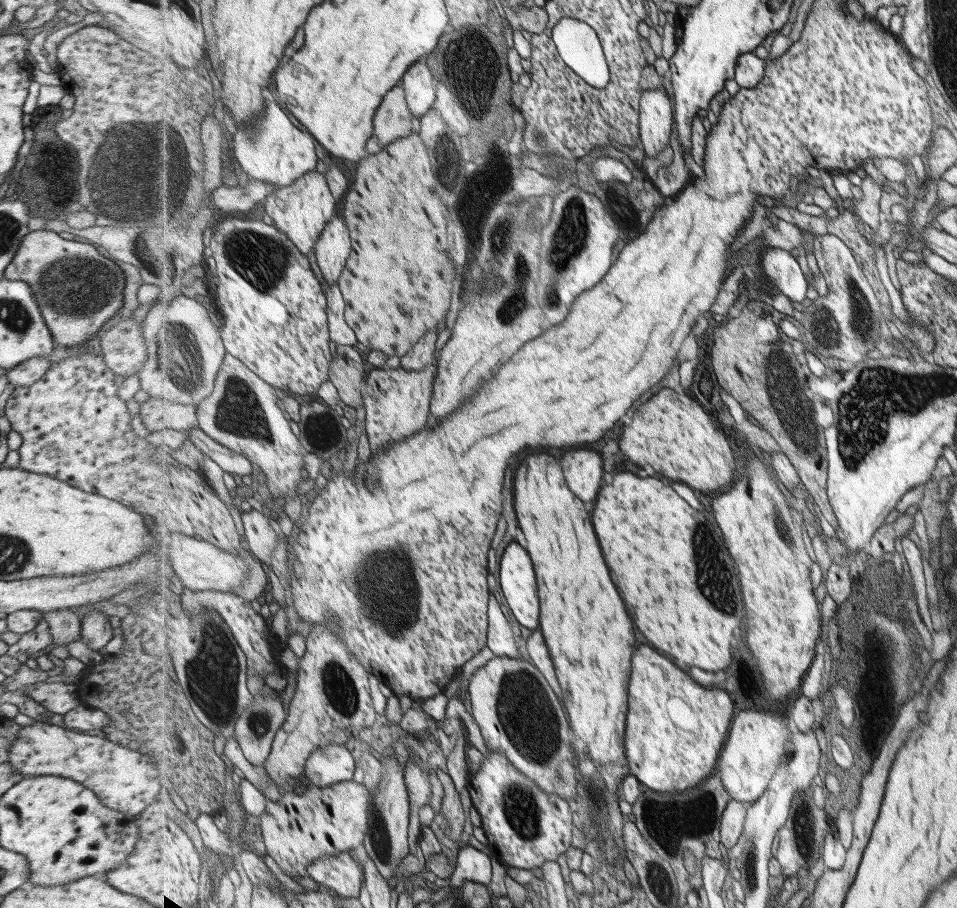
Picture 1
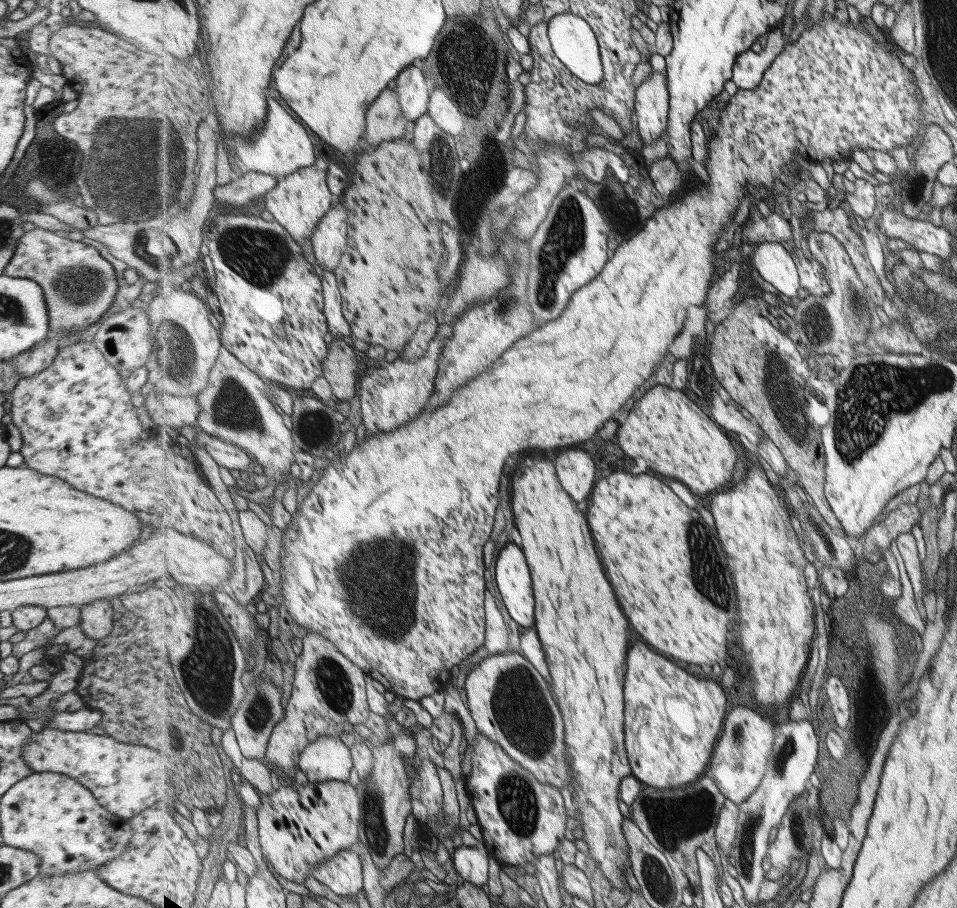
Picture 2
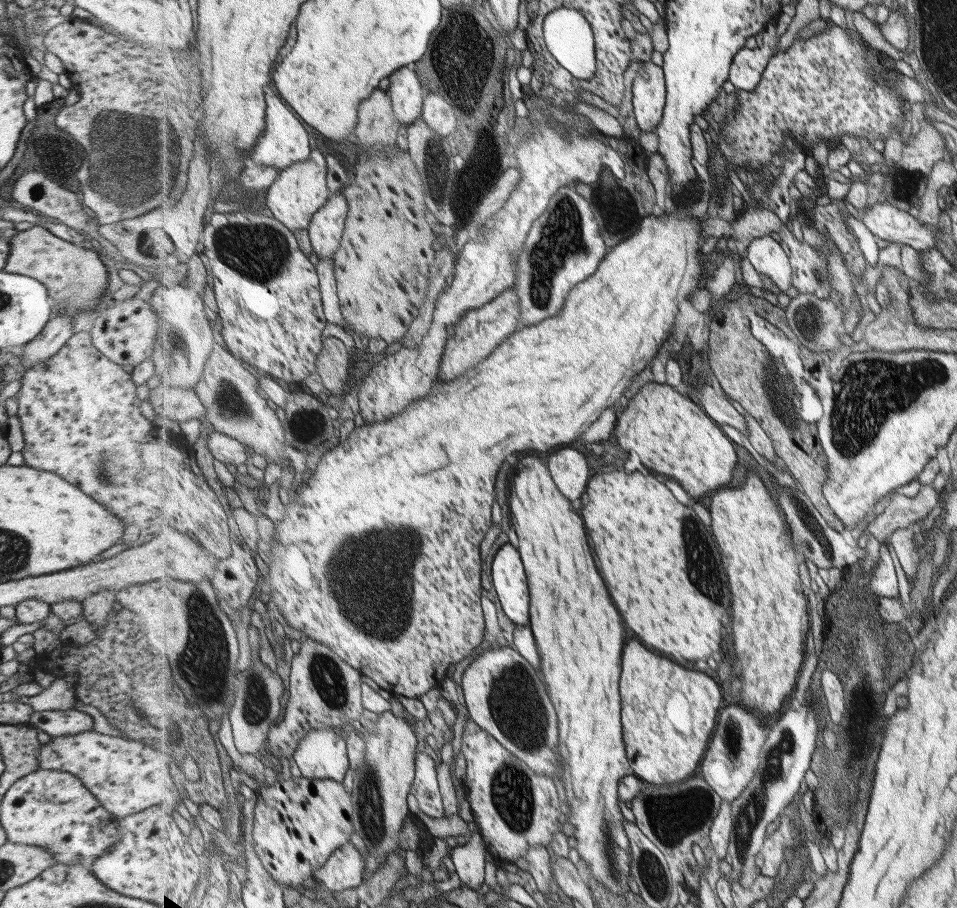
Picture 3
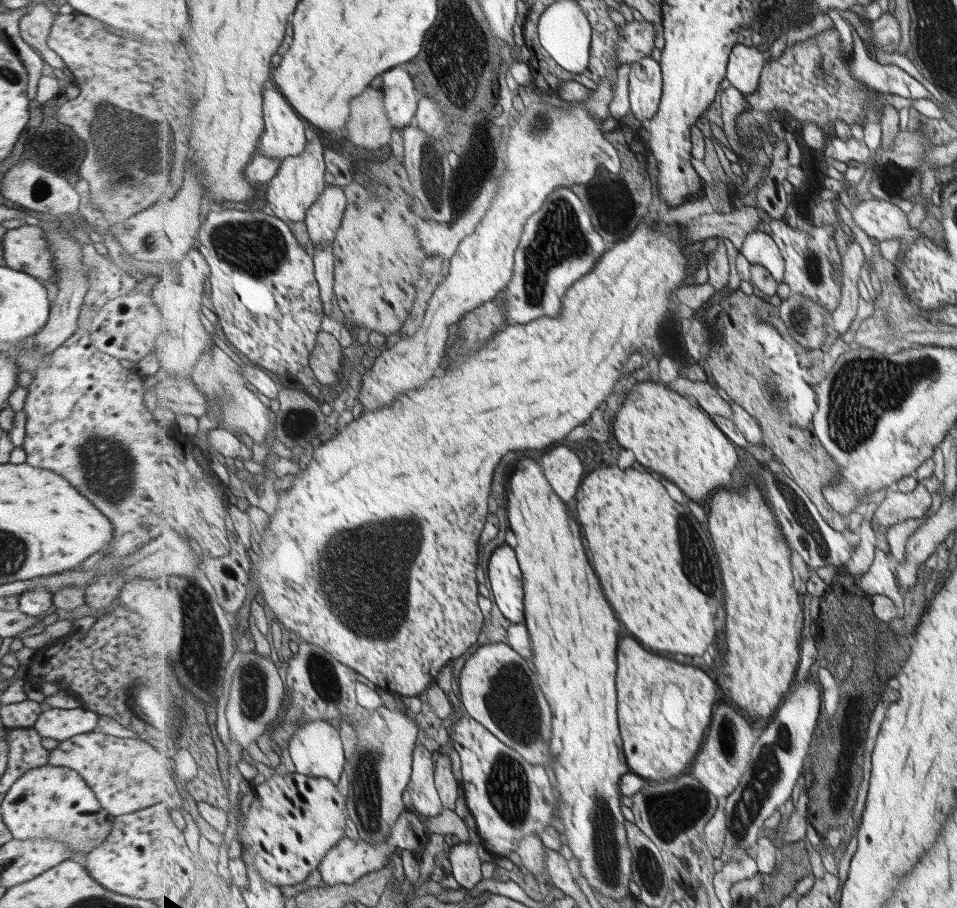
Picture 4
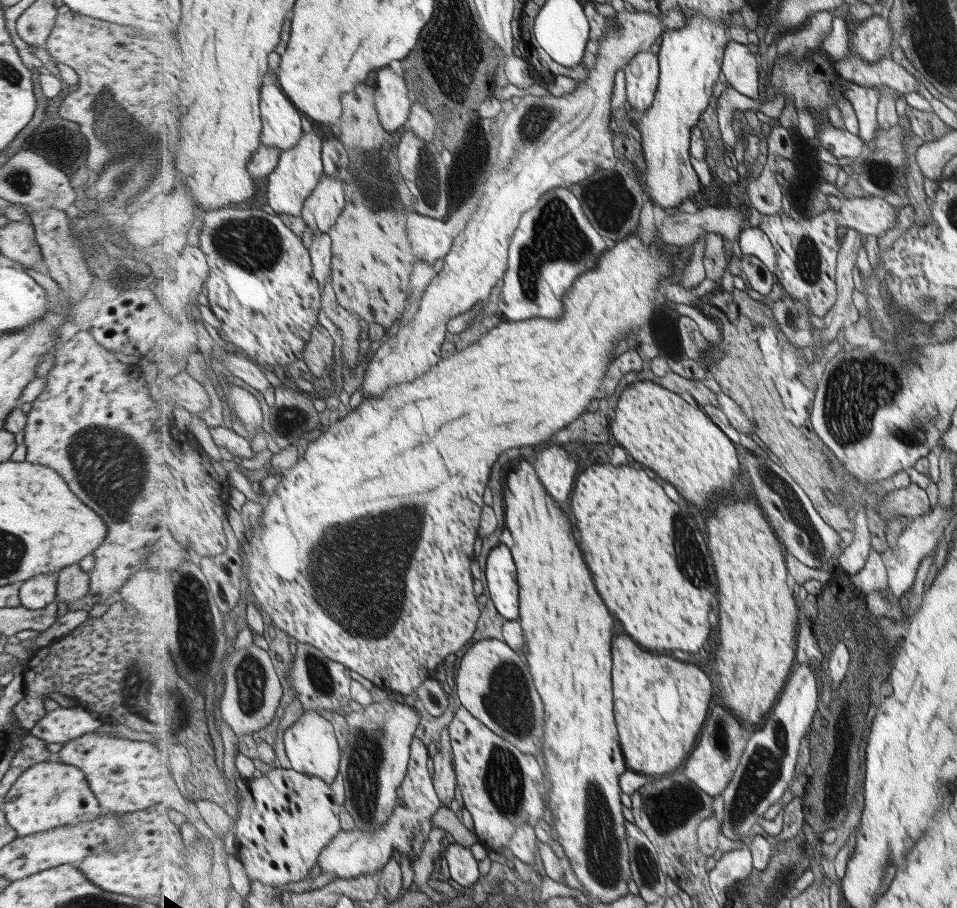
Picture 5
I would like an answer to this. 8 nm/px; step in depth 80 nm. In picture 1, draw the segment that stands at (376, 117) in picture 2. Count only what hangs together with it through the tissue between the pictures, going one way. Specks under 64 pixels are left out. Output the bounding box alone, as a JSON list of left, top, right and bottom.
[374,87,413,145]

